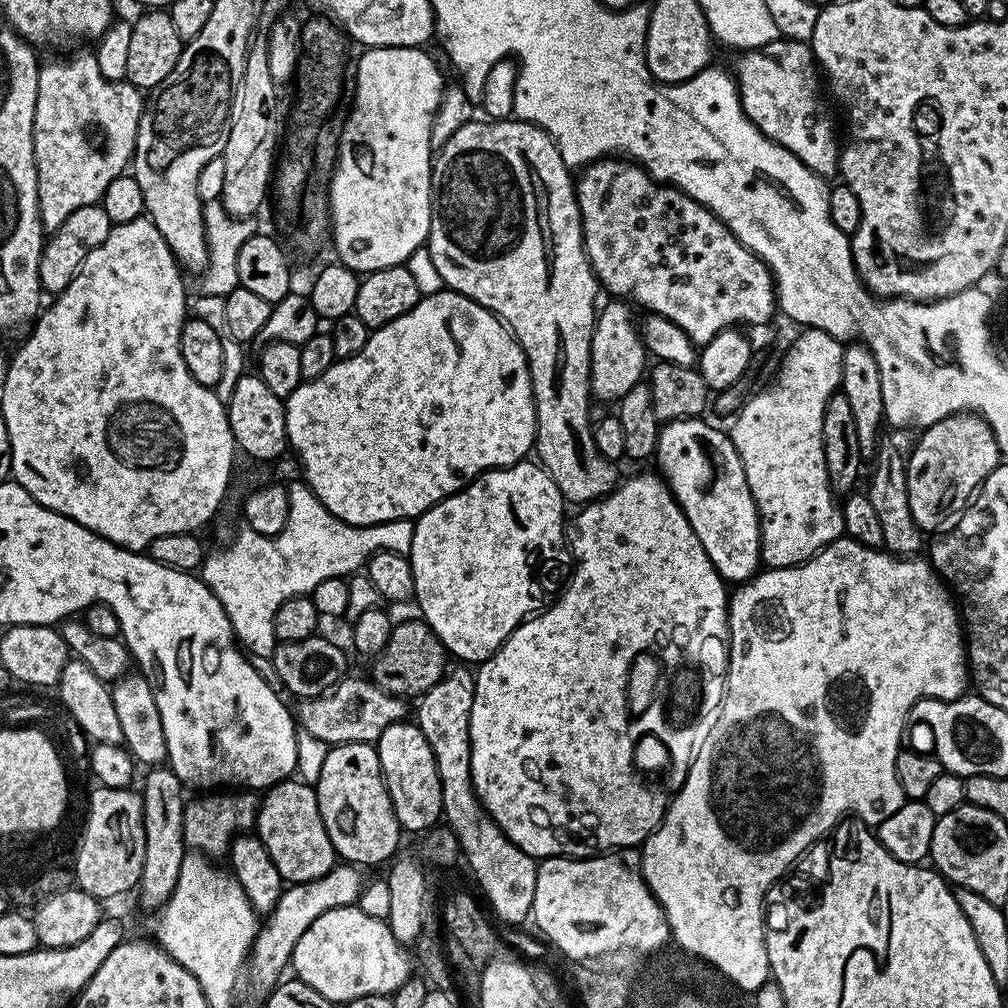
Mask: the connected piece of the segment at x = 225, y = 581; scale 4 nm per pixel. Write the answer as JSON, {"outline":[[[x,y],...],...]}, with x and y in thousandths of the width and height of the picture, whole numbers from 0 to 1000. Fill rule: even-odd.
{"outline":[[[287,479],[285,485],[286,517],[277,530],[261,532],[250,524],[239,523],[239,528],[223,544],[218,544],[215,548],[207,547],[200,561],[203,581],[214,590],[220,605],[224,605],[224,613],[228,613],[230,628],[233,629],[235,636],[251,651],[269,652],[274,640],[273,610],[286,594],[305,592],[317,577],[324,574],[349,571],[373,548],[408,549],[411,538],[413,522],[409,516],[388,516],[382,520],[368,520],[356,524],[354,520],[344,520],[331,510],[327,510],[327,506],[319,502],[317,495],[310,489],[305,480]]]}

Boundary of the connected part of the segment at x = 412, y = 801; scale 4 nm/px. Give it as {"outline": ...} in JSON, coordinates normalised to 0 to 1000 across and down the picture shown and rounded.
{"outline":[[[412,716],[391,717],[381,724],[371,737],[381,779],[385,781],[385,791],[398,822],[405,825],[421,825],[433,816],[438,816],[438,776],[435,772],[435,760],[427,744],[427,736],[419,728]]]}

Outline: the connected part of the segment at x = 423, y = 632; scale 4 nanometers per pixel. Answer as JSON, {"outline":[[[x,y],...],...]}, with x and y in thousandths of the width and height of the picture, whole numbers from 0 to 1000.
{"outline":[[[420,614],[401,615],[390,618],[389,628],[382,643],[368,656],[369,678],[387,689],[400,692],[416,692],[428,685],[445,666],[446,650],[439,637],[433,632],[431,625]]]}

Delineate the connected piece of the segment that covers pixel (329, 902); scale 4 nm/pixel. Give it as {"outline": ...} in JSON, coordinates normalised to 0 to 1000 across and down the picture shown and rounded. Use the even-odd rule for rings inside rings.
{"outline":[[[344,855],[334,856],[332,861],[328,861],[323,867],[319,867],[319,871],[312,871],[303,877],[286,877],[282,884],[279,885],[276,895],[272,899],[272,903],[265,910],[266,913],[257,918],[254,926],[254,934],[250,936],[250,943],[248,945],[248,955],[244,960],[244,976],[250,979],[250,984],[257,990],[265,989],[266,985],[279,975],[280,969],[283,967],[284,961],[290,954],[290,943],[296,935],[296,931],[300,931],[300,927],[304,927],[304,923],[308,919],[308,915],[312,915],[312,911],[315,911],[323,903],[335,903],[339,899],[350,899],[357,892],[357,885],[360,883],[363,873],[357,870],[358,862],[352,857]]]}

